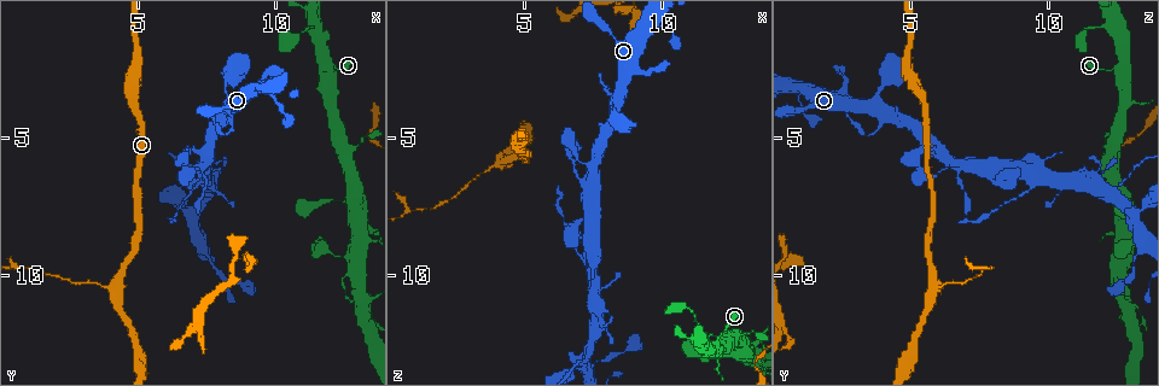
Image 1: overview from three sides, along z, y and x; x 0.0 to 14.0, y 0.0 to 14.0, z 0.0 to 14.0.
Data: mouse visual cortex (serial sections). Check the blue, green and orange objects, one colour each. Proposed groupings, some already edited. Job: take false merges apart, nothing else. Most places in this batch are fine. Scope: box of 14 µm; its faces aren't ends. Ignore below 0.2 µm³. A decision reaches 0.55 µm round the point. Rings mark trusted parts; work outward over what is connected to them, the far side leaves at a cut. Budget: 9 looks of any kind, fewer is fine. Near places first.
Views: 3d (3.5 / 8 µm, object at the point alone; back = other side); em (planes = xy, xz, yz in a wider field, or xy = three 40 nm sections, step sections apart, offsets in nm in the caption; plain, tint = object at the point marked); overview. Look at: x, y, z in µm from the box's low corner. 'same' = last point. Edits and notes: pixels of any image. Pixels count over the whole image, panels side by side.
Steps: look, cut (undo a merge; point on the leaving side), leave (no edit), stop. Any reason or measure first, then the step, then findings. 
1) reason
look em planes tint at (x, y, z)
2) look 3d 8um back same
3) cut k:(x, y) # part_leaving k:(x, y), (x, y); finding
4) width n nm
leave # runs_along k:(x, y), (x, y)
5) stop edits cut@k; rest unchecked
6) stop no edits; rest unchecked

thin arm on a thick one
look 3d 3.5um back at (7.5, 7.1, 12.3)

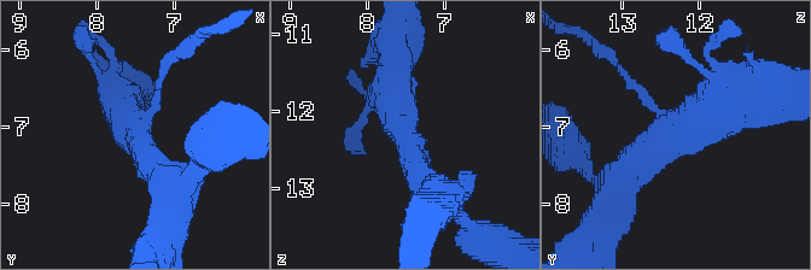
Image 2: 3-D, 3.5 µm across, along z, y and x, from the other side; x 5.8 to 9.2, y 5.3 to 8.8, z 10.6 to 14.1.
arms 3; arm_widths 150, 350, 500 nm
leave # runs_along 2:(740, 100), (712, 107), (617, 177); all the same cell

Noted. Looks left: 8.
sharp bend
look 3d 3.5um at (4.2, 10.5, 5.9)

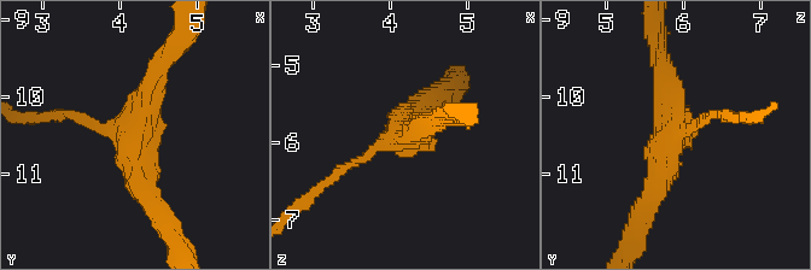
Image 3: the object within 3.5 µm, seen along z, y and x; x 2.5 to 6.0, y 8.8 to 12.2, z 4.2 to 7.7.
arms 3; arm_widths 150, 250, 300 nm
look em xy step 2 tint at (4.15, 10.40, 5.90)

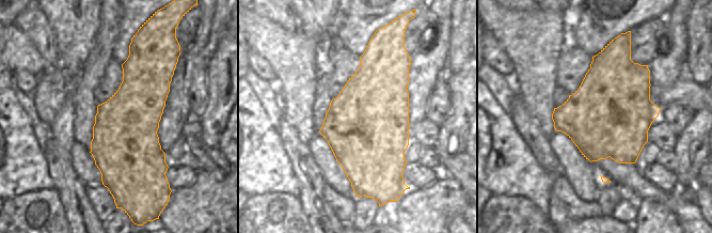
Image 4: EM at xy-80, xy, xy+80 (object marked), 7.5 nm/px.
look em xy step 3 tint same

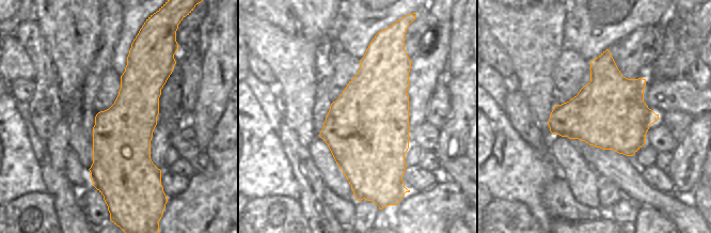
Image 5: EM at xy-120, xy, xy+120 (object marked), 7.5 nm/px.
leave # runs_along 3:(168, 59), (130, 127), (150, 200); one cell here

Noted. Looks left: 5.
abrupt turn
look 3d 3.5um at (1.5, 9.9, 7.6)

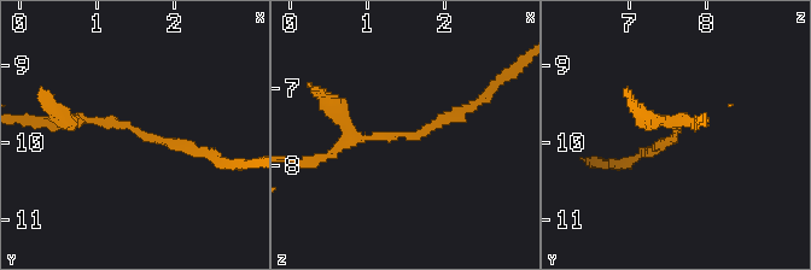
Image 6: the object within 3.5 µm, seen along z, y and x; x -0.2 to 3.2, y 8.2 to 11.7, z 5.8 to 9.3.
arm_widths 150, 150 nm; need the tissue
look em xy step 5 tint at (1.50, 9.85, 7.60)

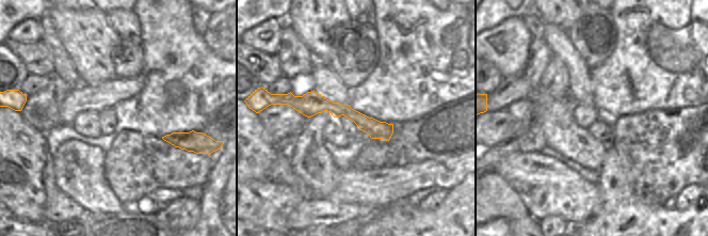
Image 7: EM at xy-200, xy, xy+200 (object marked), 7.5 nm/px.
leave # runs_along 6:(203, 154), (117, 121), (73, 121); all the same cell

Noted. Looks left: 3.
abrupt turn
look 3d 8um at (13.1, 11.1, 13.1)

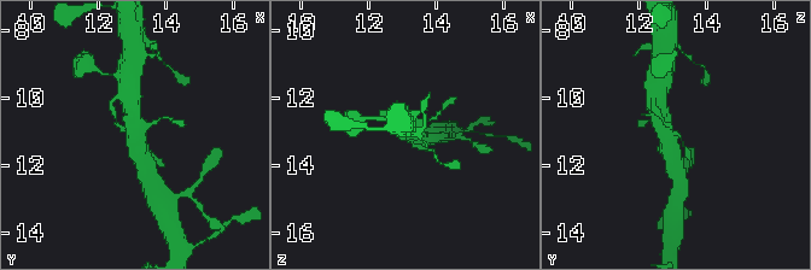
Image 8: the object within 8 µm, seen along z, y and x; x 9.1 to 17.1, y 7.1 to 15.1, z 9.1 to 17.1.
look 3d 3.5um at (13.1, 11.0, 13.1)

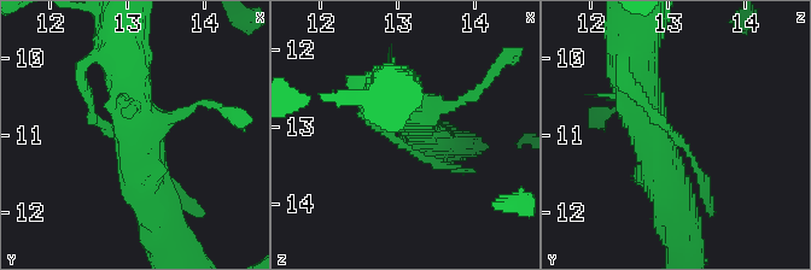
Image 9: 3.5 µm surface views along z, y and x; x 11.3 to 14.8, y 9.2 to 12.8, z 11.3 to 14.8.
arms 4; arm_widths 100, 150, 500, 500 nm; shape alone is not enough
look em xy step 2 tint at (13.05, 11.05, 13.05)

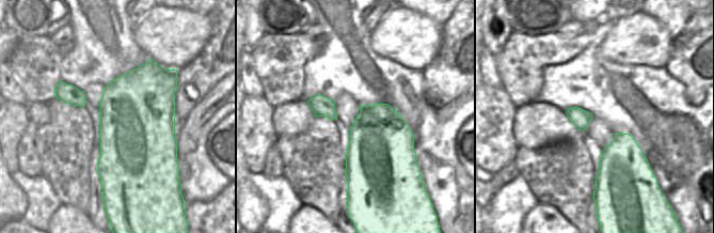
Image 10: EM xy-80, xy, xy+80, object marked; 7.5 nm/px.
leave # all the same cell

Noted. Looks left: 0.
stop no edits; rest unchecked

